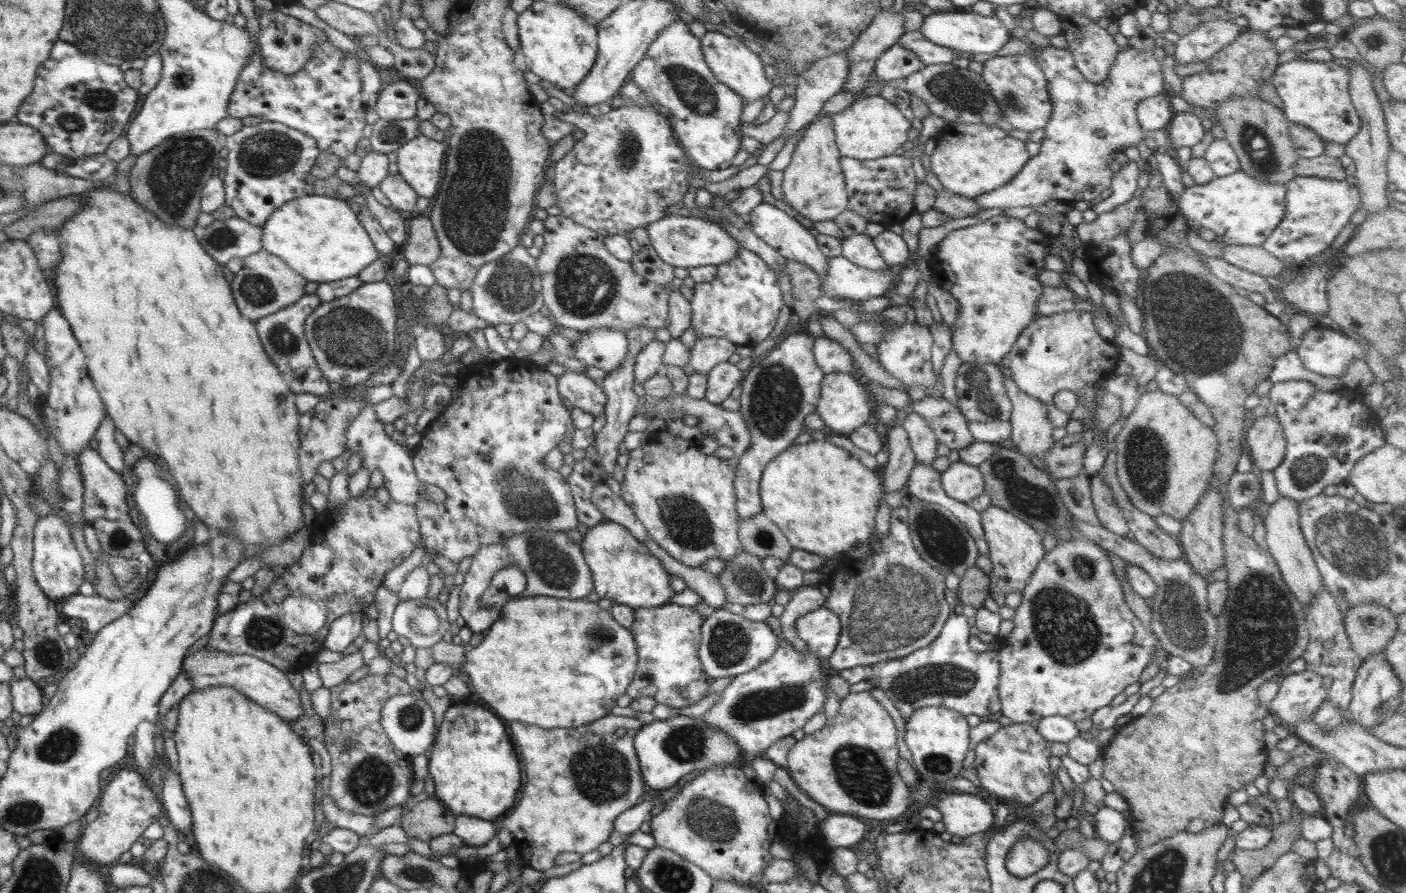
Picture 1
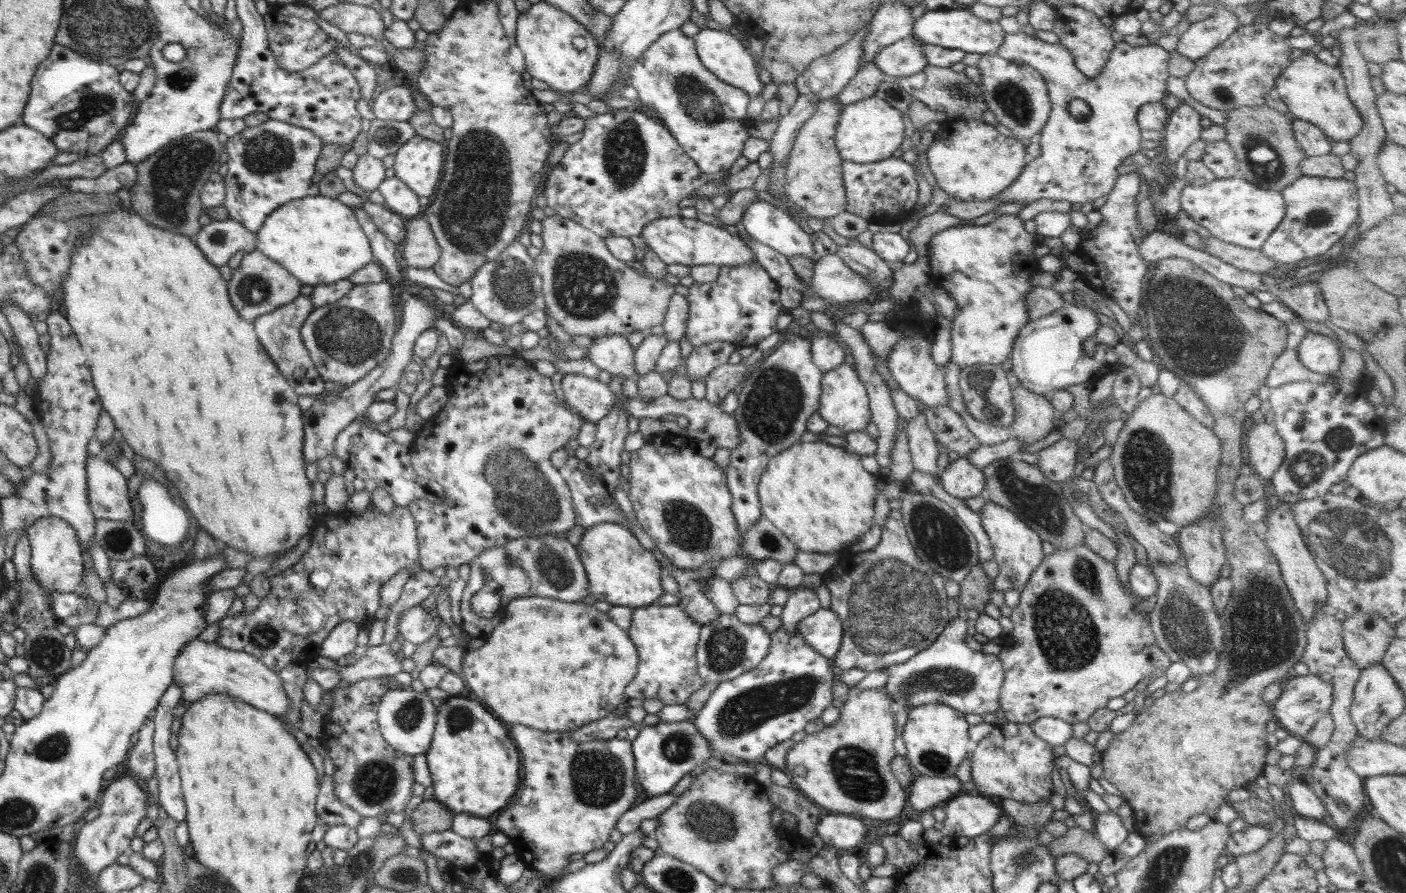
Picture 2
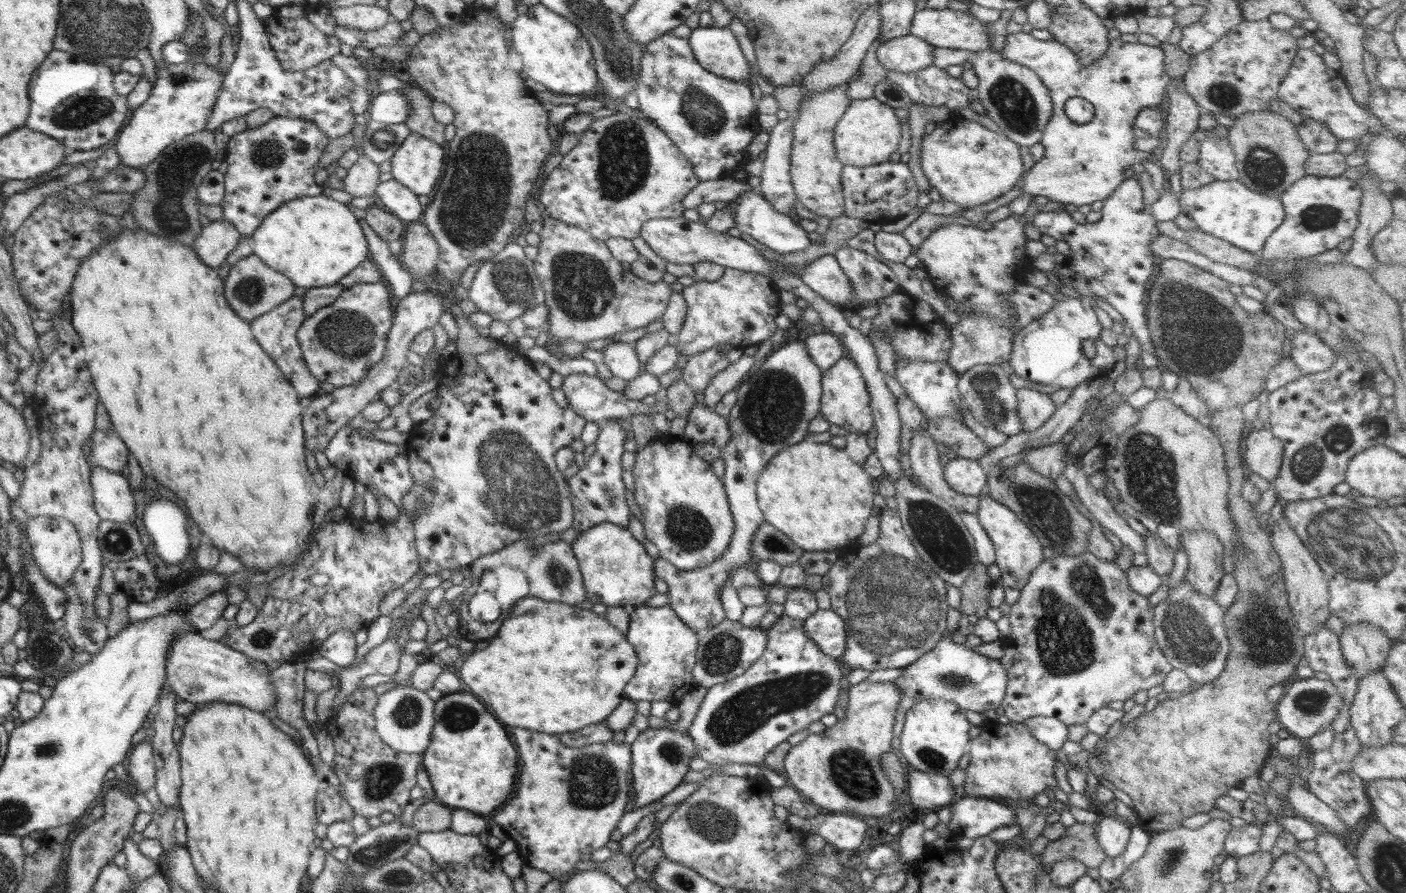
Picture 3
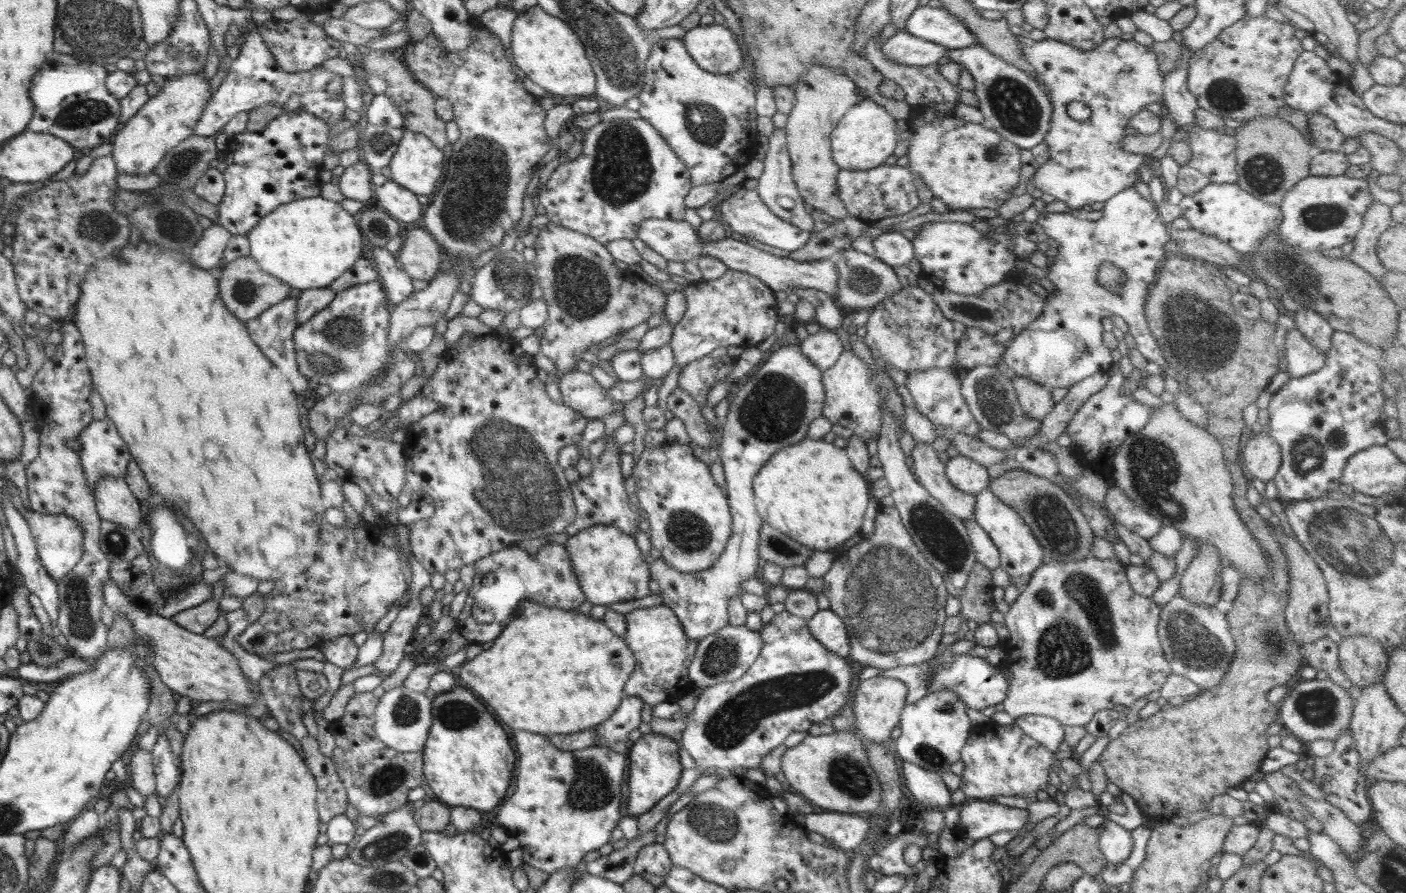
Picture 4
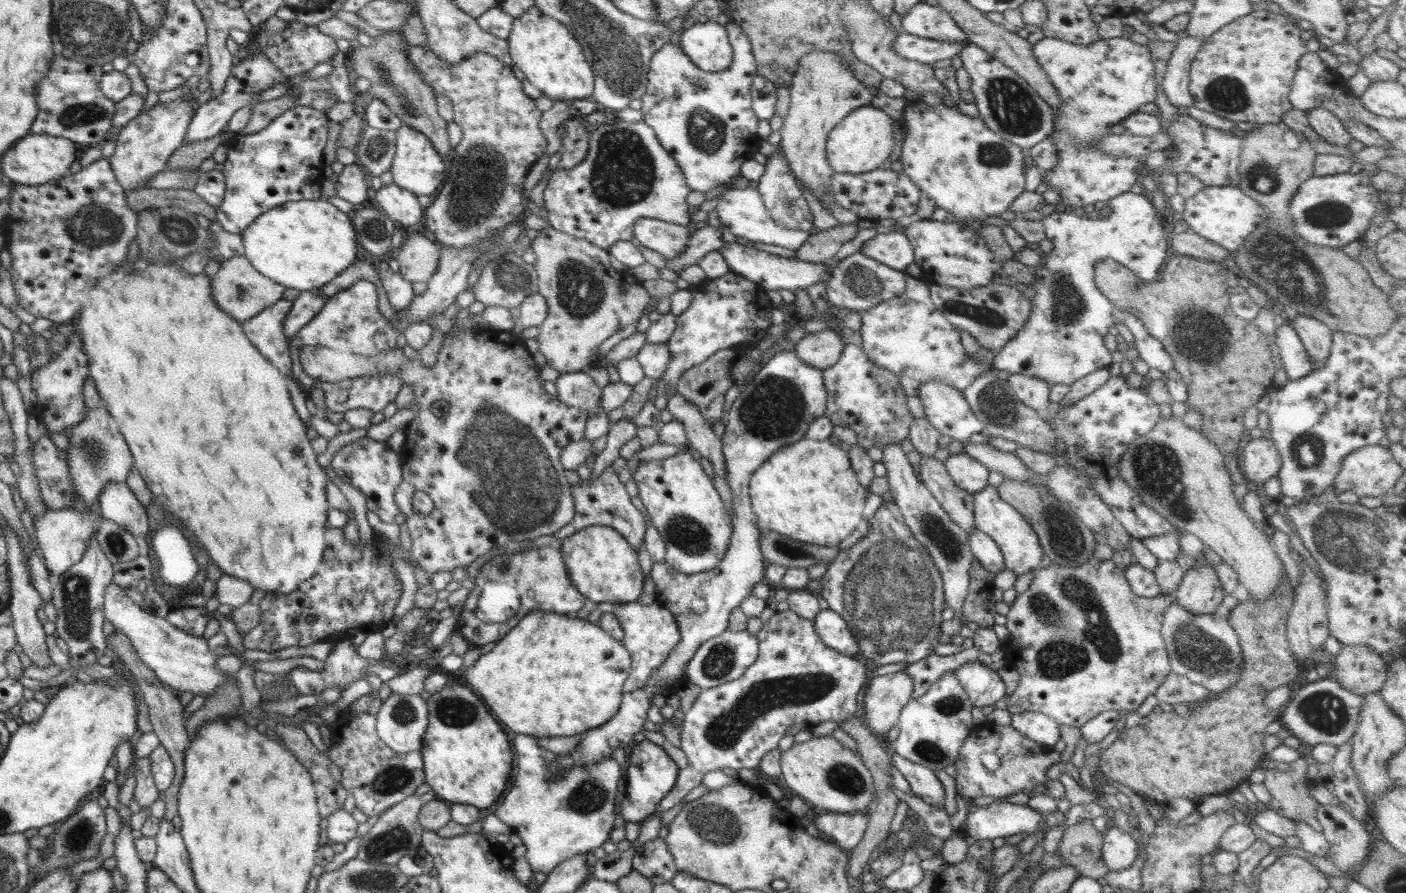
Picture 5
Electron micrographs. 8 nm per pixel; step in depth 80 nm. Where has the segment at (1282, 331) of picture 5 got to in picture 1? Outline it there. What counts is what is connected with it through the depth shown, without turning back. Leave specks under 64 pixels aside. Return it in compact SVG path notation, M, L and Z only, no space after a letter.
M1321 325L1312 326L1303 332L1301 343L1294 351L1308 370L1338 378L1345 375L1352 360L1367 356L1348 333Z

